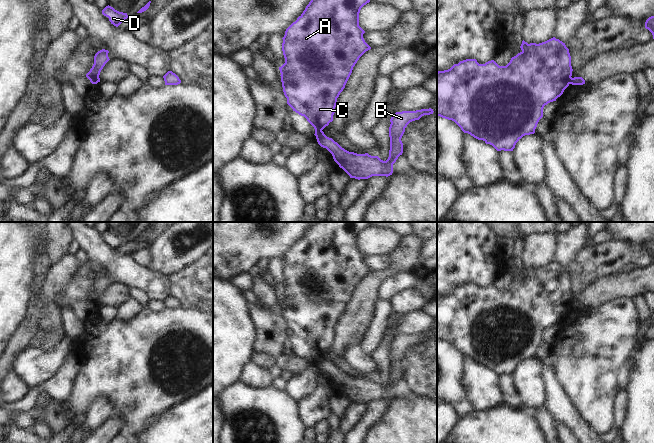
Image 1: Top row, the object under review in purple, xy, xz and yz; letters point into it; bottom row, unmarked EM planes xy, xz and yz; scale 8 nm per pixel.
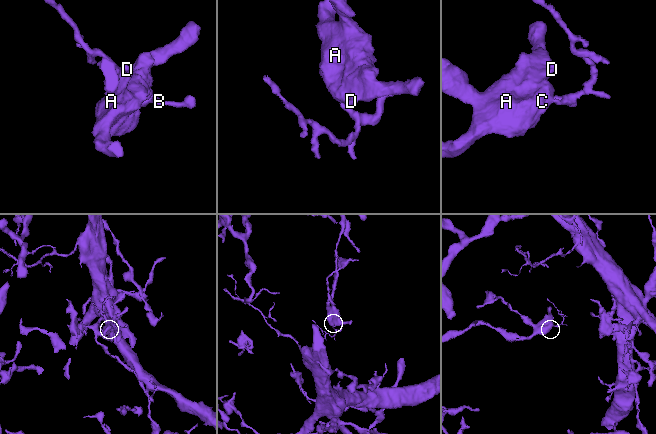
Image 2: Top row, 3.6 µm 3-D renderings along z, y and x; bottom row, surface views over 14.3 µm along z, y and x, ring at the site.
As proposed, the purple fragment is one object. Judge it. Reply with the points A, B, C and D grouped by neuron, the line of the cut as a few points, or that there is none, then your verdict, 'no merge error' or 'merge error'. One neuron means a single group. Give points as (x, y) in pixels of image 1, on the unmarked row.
A C D / B; cut in xz along (321, 354), (315, 356); merge error

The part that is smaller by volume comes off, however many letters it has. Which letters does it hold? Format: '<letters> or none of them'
B

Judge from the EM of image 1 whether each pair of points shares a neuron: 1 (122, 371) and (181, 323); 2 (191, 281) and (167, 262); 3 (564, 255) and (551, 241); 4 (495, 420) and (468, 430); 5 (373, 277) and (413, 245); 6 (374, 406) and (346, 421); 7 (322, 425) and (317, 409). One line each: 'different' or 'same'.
1: same
2: different
3: different
4: same
5: same
6: different
7: different

